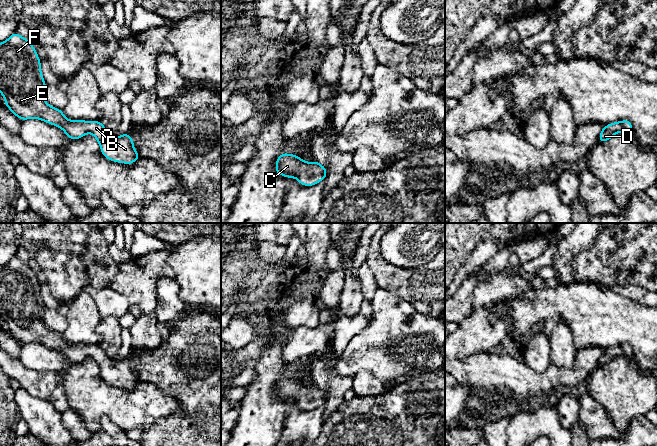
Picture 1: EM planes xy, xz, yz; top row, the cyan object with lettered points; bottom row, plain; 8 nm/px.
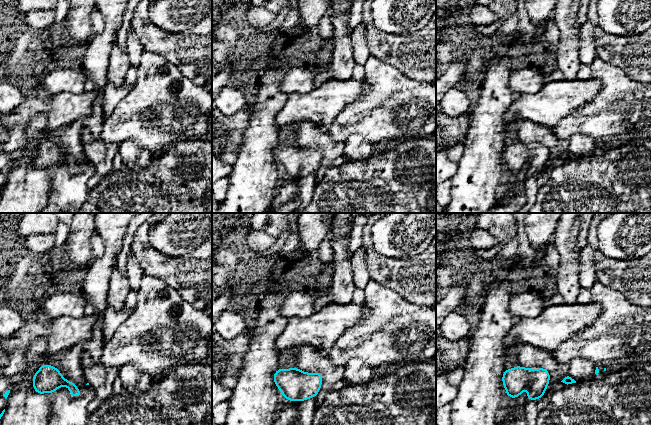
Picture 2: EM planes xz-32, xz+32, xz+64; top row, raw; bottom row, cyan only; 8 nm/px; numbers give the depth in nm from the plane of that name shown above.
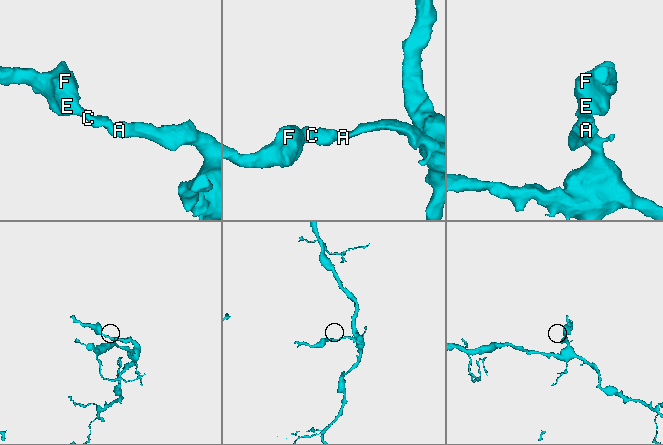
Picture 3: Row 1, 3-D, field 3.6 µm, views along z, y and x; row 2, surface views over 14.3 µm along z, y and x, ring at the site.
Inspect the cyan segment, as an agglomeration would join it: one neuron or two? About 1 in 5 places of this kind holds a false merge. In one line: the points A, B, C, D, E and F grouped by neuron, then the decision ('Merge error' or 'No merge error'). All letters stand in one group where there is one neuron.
Groups: A B C D E F. No merge error

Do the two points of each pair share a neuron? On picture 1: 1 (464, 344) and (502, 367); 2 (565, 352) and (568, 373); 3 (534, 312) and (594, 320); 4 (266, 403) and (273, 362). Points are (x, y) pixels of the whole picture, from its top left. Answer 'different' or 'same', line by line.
1: different
2: different
3: same
4: same

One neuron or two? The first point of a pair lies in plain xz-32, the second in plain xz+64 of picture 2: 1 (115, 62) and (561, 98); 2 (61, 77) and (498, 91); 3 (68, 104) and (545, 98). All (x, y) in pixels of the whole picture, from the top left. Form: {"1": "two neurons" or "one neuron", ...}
{"1": "two neurons", "2": "two neurons", "3": "one neuron"}

